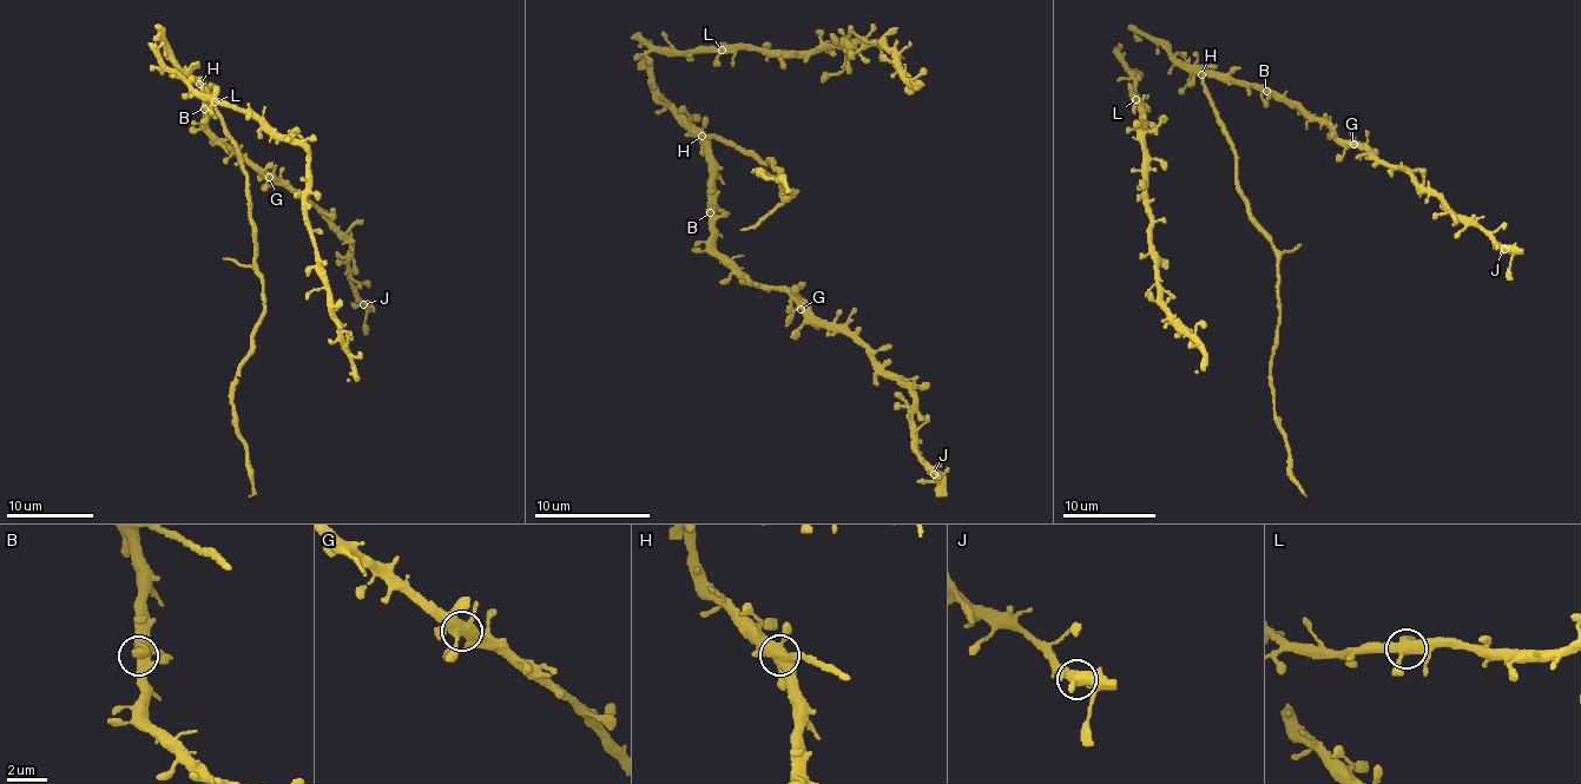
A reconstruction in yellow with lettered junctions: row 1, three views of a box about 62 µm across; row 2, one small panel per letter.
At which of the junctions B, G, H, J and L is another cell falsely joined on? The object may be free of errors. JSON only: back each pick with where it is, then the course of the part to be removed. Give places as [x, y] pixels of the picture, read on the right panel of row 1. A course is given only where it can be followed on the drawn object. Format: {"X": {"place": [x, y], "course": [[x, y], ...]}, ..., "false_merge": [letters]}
{"H": {"place": [1201, 74], "course": [[1200, 73], [1230, 137], [1249, 218], [1271, 243], [1278, 268], [1273, 415], [1290, 449], [1290, 470], [1306, 495]]}, "false_merge": ["H"]}

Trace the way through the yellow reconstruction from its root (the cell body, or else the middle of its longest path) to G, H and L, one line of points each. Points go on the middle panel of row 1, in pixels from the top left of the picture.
G: (665, 99), (665, 104), (703, 144), (706, 152), (710, 245), (753, 283), (781, 288), (801, 309)
H: (665, 99), (665, 104), (700, 134)
L: (665, 99), (641, 61), (639, 47), (641, 44), (651, 43), (677, 51), (722, 50)

